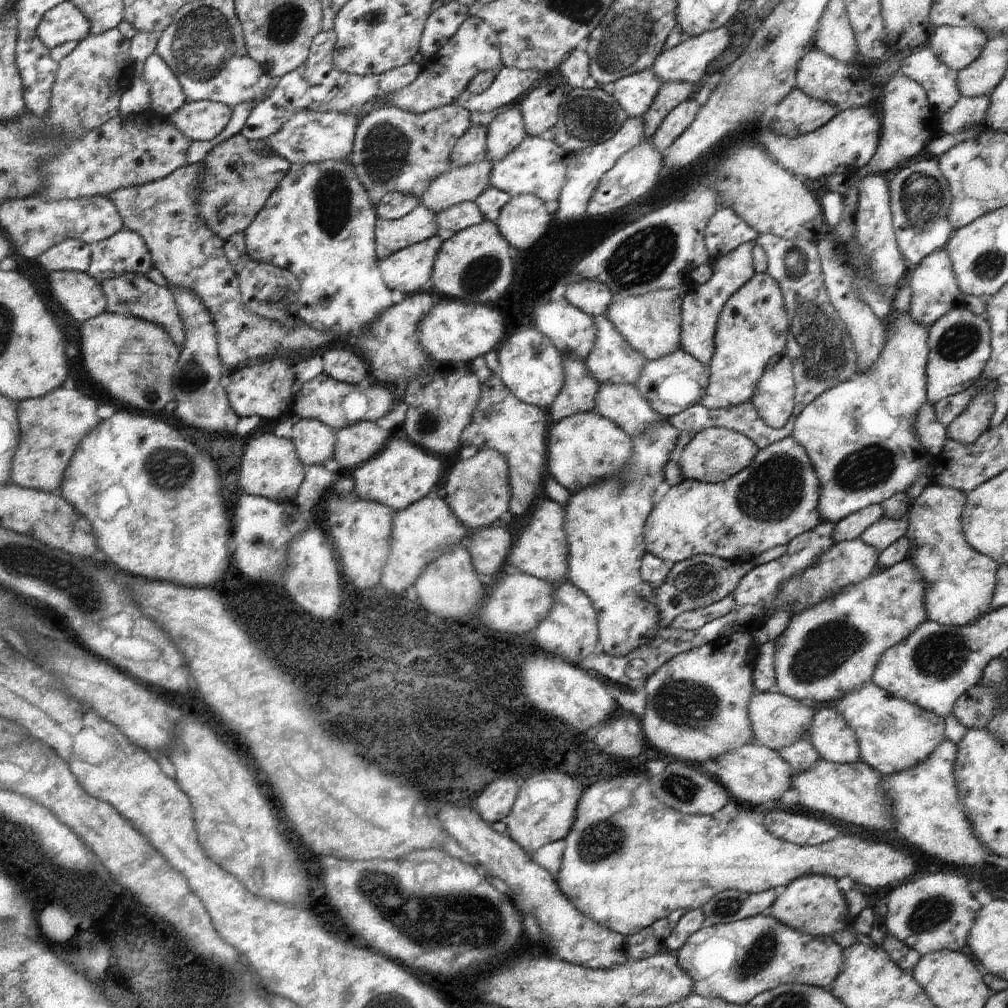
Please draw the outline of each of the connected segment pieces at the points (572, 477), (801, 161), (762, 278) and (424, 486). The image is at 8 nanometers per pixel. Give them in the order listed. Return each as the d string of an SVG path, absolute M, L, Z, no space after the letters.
M595 410L554 421L547 434L549 475L570 493L622 471L631 458L631 451L631 438Z
M865 107L841 111L819 130L796 137L781 136L773 129L768 129L760 134L760 142L782 169L803 180L836 175L841 169L860 171L870 163L882 139L878 116Z
M756 273L727 301L717 321L709 384L699 404L708 409L728 409L751 402L770 358L785 352L788 324L778 284L767 273Z
M392 438L384 449L349 474L354 479L354 494L361 499L377 501L394 511L406 509L410 504L433 495L445 471L440 456L416 445L407 438Z

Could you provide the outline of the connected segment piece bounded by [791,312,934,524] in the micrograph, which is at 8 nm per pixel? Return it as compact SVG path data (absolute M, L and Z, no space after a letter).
M909 312L896 313L894 320L895 331L874 367L820 394L793 422L791 437L805 449L821 485L818 509L825 522L837 524L864 508L880 505L898 492L904 493L924 471L930 472L934 462L913 434L915 415L928 401L925 371L930 327L918 323Z

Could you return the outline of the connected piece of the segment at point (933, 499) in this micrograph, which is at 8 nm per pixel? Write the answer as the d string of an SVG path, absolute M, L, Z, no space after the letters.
M931 483L925 488L923 494L910 505L908 510L910 521L906 536L909 538L909 542L912 542L910 546L912 546L914 554L908 556L904 561L915 567L915 570L918 570L924 585L938 584L938 592L948 592L948 590L940 590L940 588L950 588L948 584L954 584L954 594L938 594L938 600L924 600L927 619L940 625L970 625L986 615L996 585L996 574L999 565L988 556L984 556L984 554L971 548L961 532L961 515L966 502L967 499L964 493Z

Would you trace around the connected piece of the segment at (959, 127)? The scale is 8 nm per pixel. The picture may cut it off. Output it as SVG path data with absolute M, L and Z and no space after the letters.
M974 96L961 98L940 116L939 130L943 133L955 134L973 125L983 122L989 108L990 96Z

